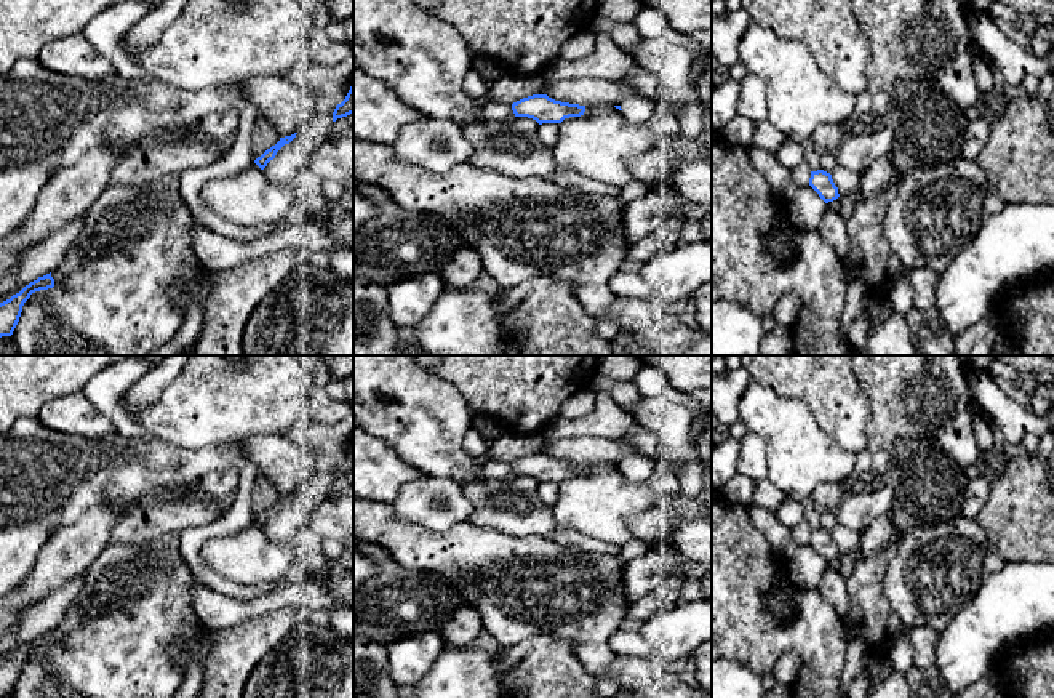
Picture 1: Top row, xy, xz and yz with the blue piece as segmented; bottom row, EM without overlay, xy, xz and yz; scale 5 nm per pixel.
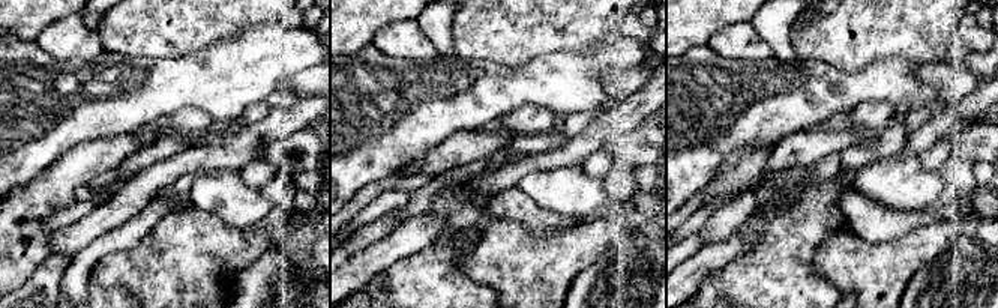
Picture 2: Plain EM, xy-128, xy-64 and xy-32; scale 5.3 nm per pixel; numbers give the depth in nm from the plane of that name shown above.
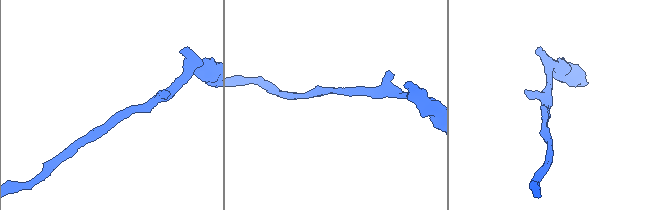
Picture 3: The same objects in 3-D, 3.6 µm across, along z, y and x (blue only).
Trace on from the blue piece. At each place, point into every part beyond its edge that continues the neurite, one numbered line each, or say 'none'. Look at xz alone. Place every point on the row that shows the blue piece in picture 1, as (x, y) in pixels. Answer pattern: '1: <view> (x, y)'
none

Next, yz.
none

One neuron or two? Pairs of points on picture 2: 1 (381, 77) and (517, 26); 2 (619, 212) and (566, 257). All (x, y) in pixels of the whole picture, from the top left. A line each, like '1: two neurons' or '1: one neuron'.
1: two neurons
2: two neurons

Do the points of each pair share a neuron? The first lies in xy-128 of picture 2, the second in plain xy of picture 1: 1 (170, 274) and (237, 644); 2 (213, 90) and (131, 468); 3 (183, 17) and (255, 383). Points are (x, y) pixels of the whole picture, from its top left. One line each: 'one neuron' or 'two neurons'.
1: one neuron
2: one neuron
3: one neuron

